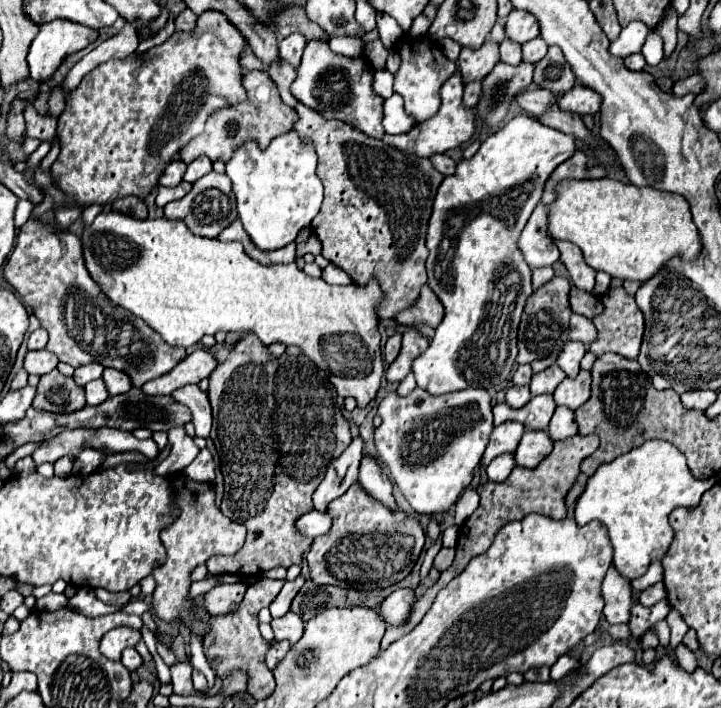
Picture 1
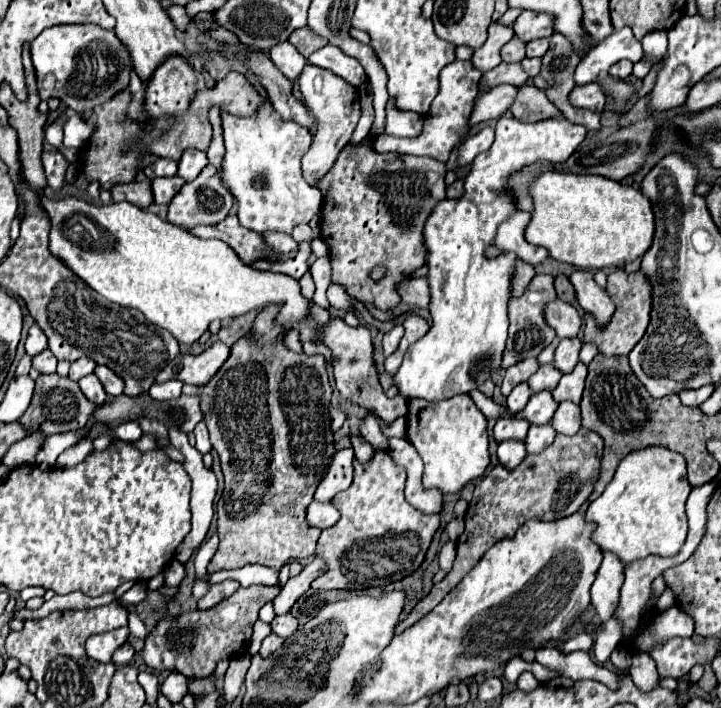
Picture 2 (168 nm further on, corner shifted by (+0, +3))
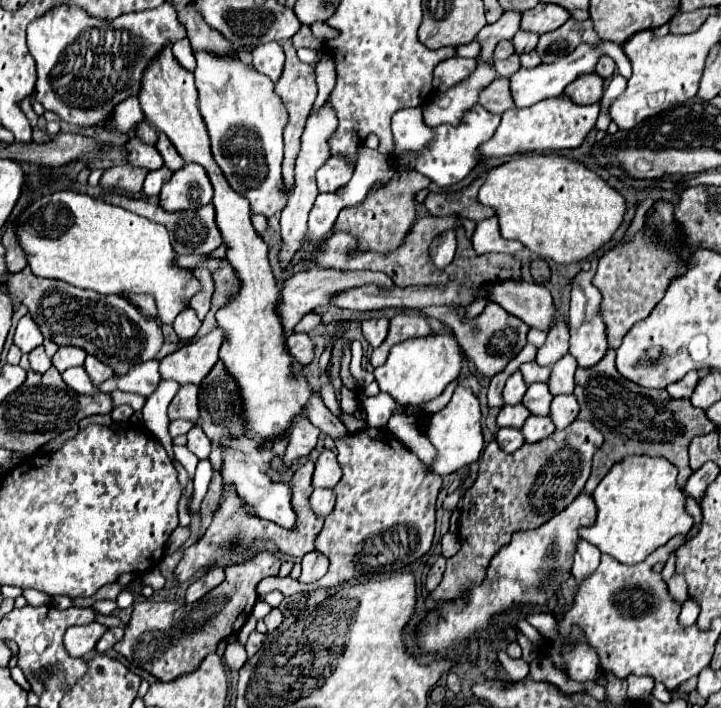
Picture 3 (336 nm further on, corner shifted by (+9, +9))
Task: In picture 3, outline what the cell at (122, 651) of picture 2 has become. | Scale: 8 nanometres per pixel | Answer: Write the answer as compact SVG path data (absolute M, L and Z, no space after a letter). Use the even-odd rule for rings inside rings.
M122 627L108 628L107 632L103 634L103 638L97 642L95 650L97 650L97 652L107 652L107 650L111 650L111 648L122 639L123 635L124 629Z

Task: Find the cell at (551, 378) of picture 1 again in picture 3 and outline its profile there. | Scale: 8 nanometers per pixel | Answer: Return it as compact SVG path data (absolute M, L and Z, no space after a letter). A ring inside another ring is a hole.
M527 362L527 364L521 364L521 374L525 378L527 384L533 384L533 382L547 382L549 380L549 374L551 374L551 368L541 368L537 362Z

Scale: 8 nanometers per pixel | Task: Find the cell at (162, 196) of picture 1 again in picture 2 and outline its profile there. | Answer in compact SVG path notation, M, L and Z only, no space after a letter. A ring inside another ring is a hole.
M180 176L172 178L154 178L152 190L154 190L154 202L156 204L170 204L170 200L176 196L176 192L182 188L184 180Z

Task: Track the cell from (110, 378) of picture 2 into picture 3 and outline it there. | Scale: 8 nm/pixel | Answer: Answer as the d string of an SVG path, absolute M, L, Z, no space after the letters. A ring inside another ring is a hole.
M87 356L83 366L85 366L93 386L101 386L101 382L105 382L105 380L109 380L113 376L113 370L109 366L105 366L103 362L99 362L97 358L93 358L93 356Z

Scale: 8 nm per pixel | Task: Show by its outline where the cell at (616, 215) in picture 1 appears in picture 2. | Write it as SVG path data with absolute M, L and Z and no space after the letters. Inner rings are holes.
M542 172L536 176L536 180L530 184L528 194L532 196L534 210L530 224L526 228L526 242L534 246L542 246L550 252L550 258L570 264L574 268L588 268L588 270L602 270L610 266L626 264L628 260L634 260L650 248L650 240L654 236L654 216L652 216L652 204L646 200L646 196L632 188L624 186L616 180L604 178L604 176L590 176L590 174L572 174L572 172Z

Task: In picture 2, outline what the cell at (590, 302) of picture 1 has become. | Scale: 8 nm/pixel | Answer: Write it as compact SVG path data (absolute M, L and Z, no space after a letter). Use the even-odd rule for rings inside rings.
M564 274L554 276L554 288L556 288L556 294L558 294L560 300L574 302L574 290L572 290L572 284L570 284L570 280L568 280Z

